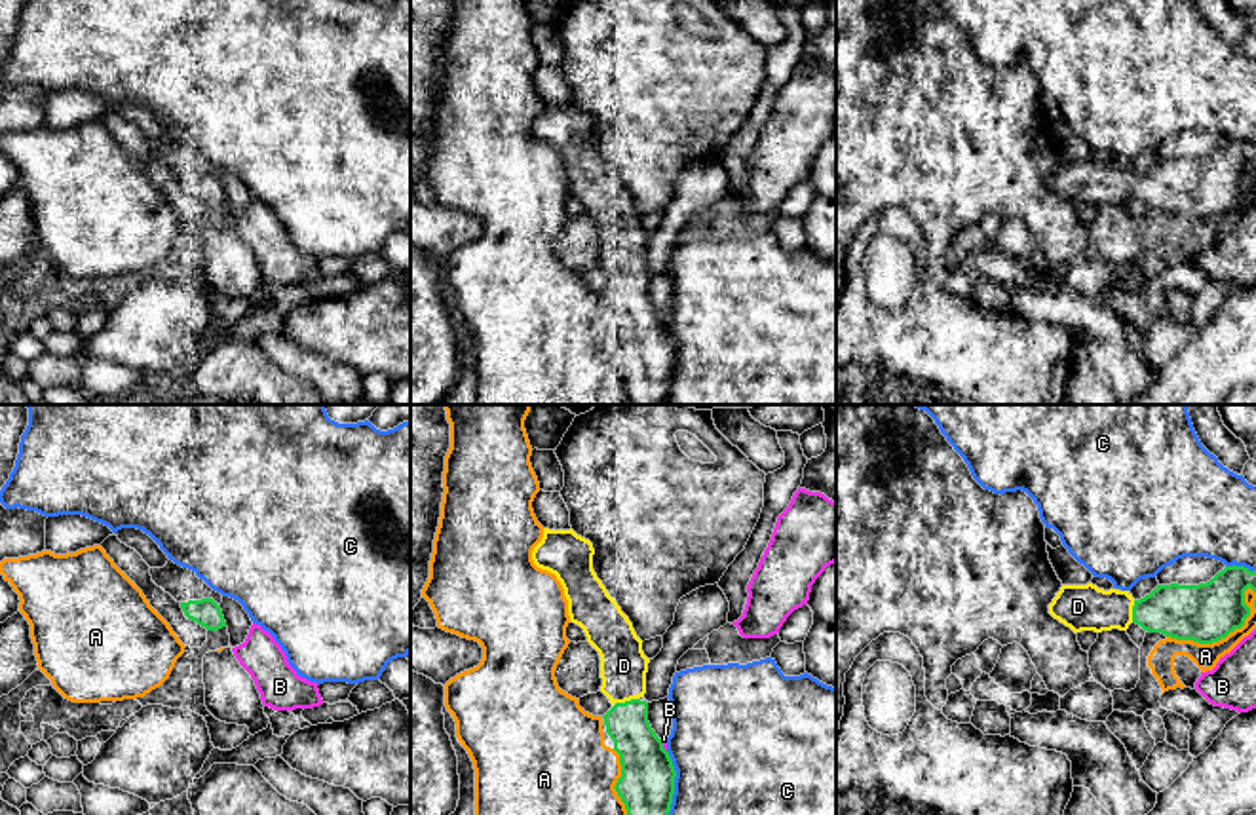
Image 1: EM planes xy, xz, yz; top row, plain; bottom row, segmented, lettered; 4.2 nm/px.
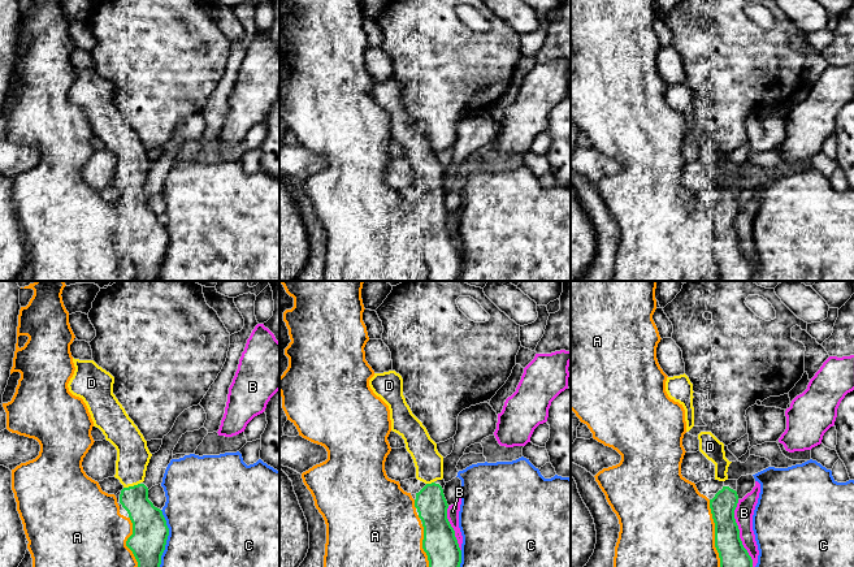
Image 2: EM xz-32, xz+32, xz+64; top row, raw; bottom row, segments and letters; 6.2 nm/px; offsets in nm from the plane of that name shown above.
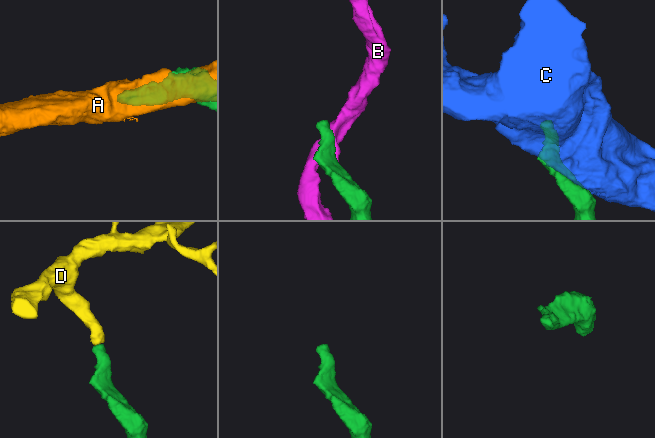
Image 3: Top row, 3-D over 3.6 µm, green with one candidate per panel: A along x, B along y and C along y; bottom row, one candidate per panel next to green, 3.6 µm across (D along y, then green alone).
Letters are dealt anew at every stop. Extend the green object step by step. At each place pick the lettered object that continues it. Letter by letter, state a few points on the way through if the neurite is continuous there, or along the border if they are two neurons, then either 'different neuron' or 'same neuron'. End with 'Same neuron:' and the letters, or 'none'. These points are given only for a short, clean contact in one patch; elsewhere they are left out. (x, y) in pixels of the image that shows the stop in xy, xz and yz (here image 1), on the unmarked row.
A: different neuron
B: different neuron
C: different neuron
D: same neuron
Same neuron: D

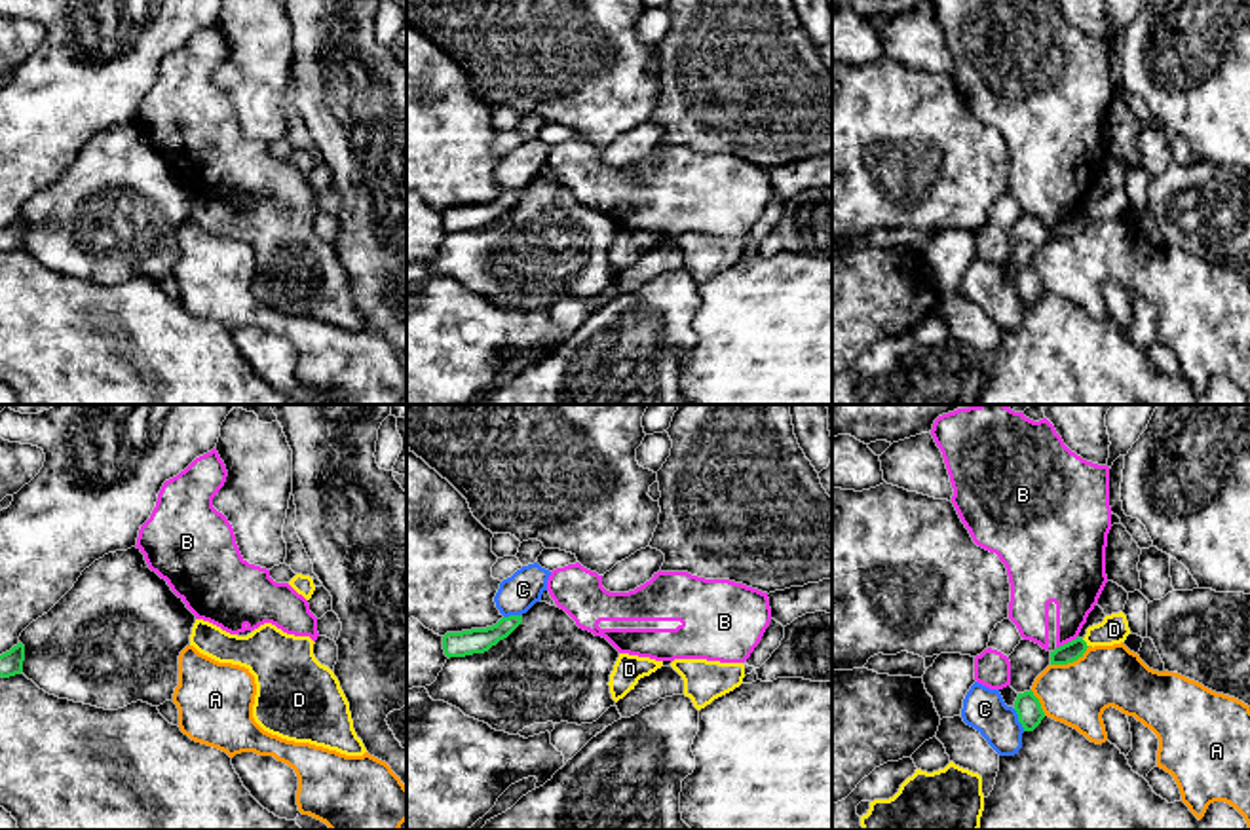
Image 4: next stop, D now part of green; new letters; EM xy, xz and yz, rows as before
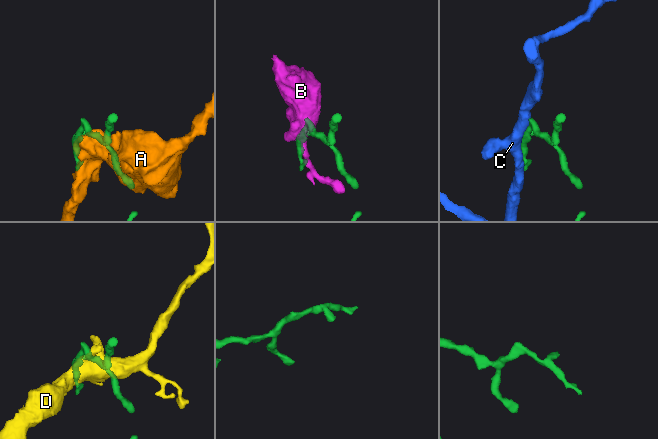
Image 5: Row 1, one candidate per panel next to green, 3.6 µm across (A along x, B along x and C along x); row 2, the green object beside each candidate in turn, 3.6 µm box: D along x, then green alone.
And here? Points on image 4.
A: different neuron
B: along yz (1078, 209), (1057, 223) | different neuron
C: different neuron
D: along yz (1081, 213), (1087, 221) | different neuron
Same neuron: none

